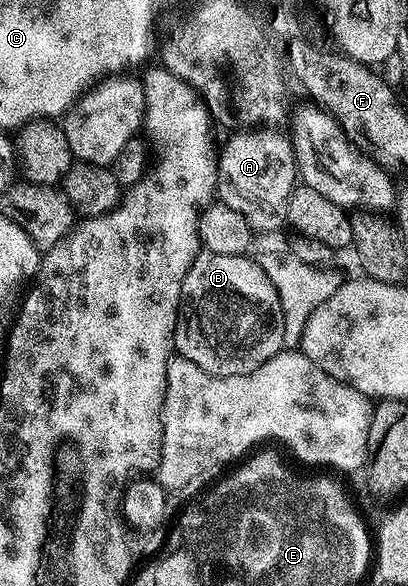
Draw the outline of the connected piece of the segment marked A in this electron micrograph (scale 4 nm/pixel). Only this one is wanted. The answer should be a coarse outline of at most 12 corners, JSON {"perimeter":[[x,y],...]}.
{"perimeter":[[248,127],[218,153],[216,192],[254,231],[285,228],[291,140]]}

